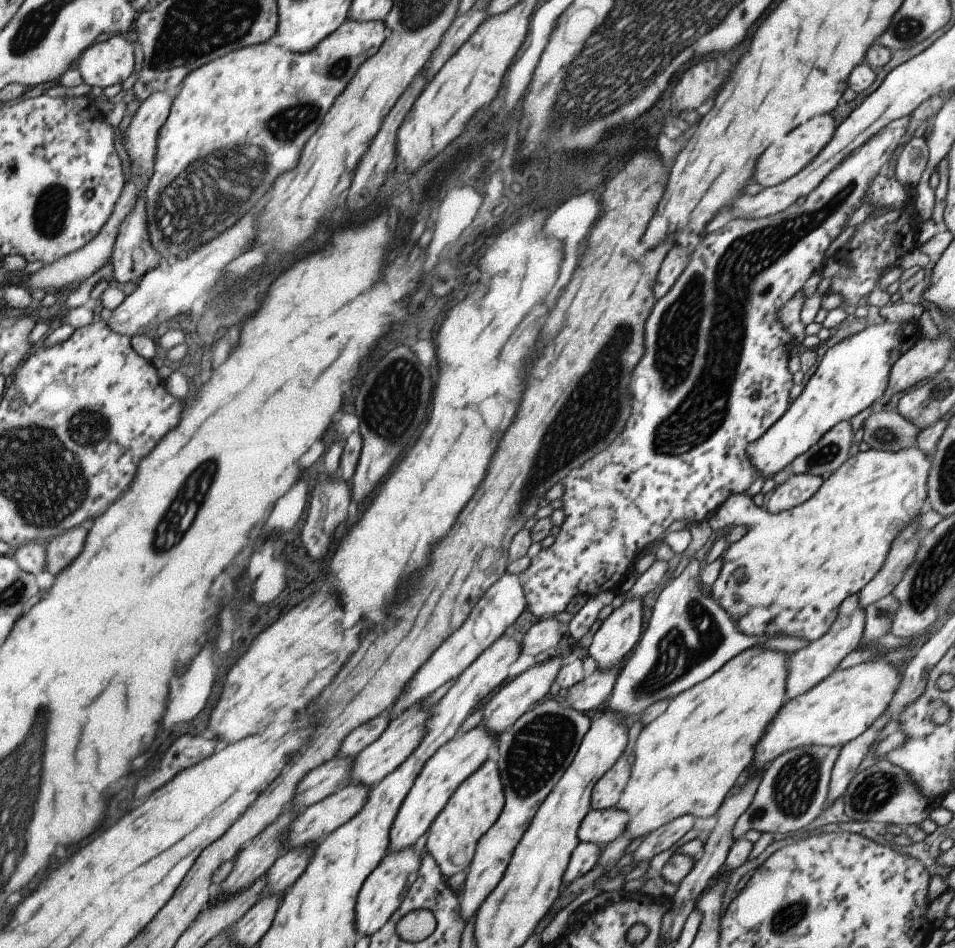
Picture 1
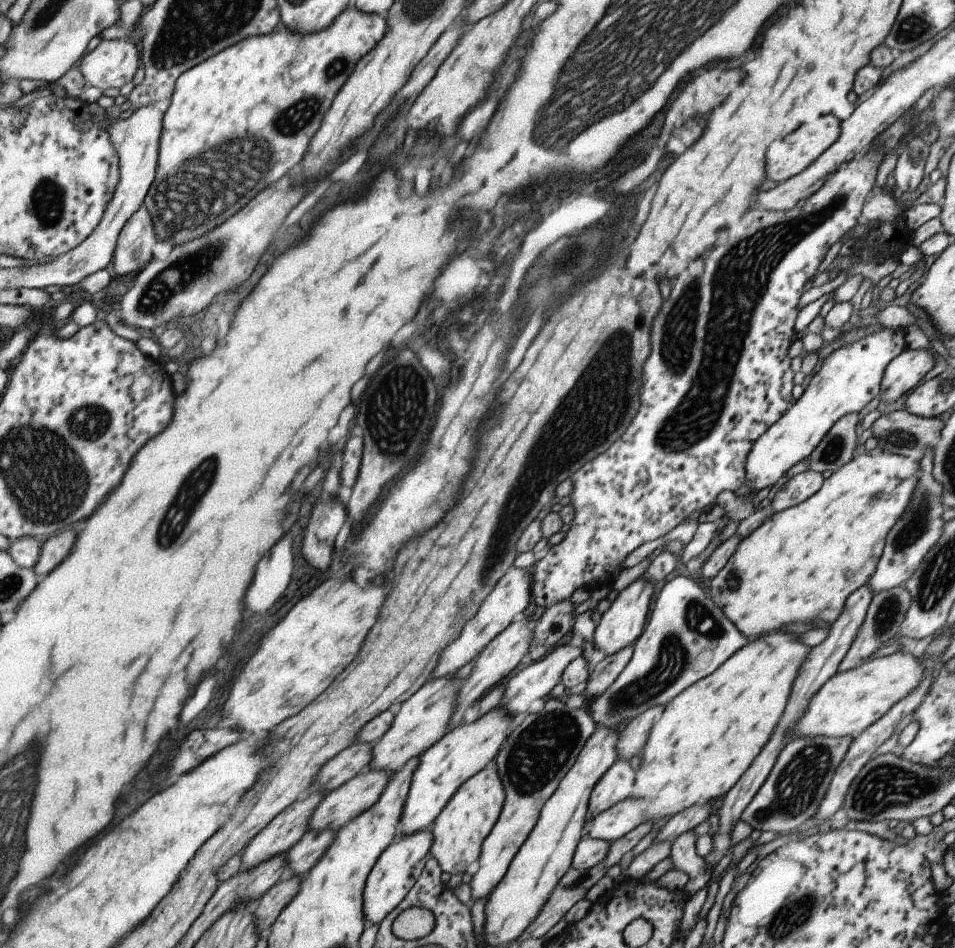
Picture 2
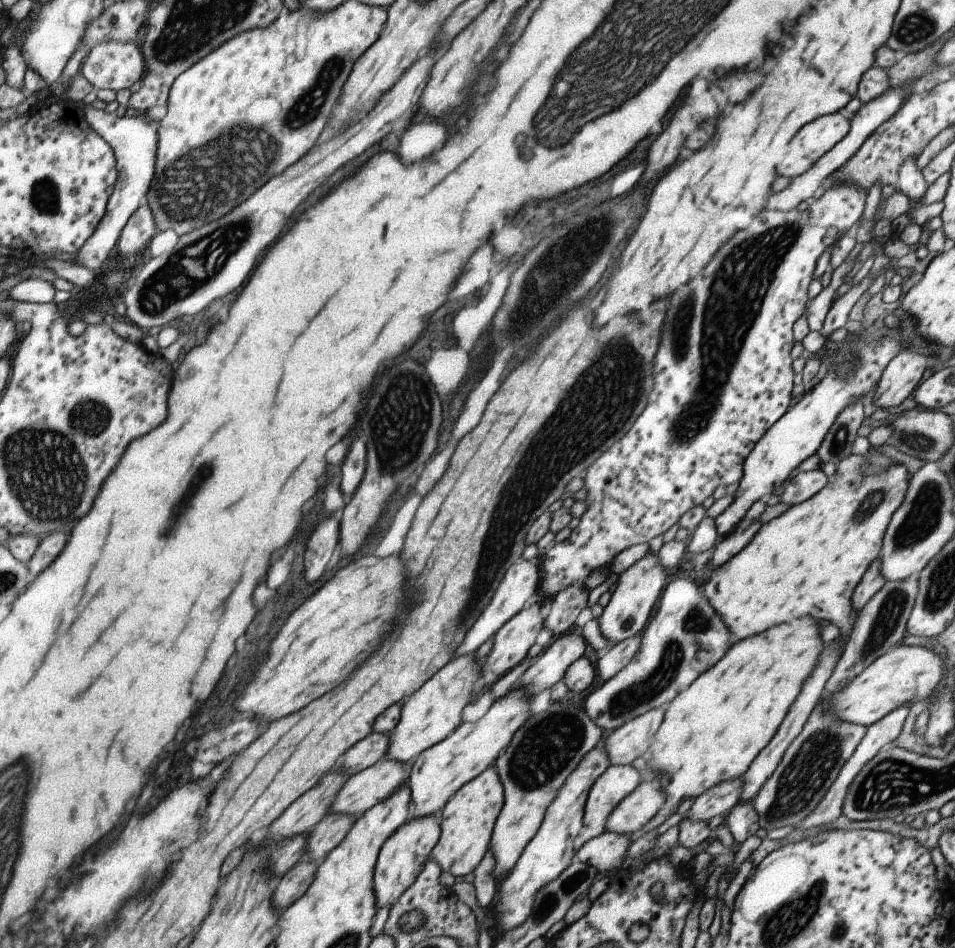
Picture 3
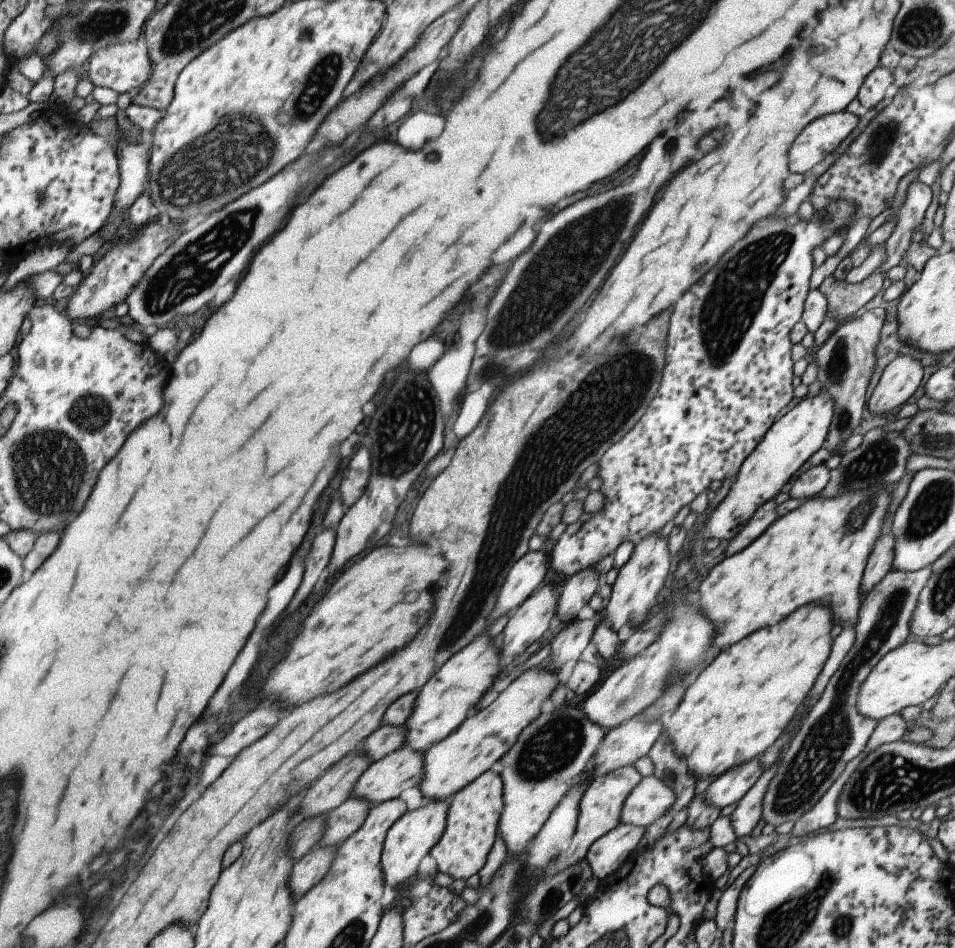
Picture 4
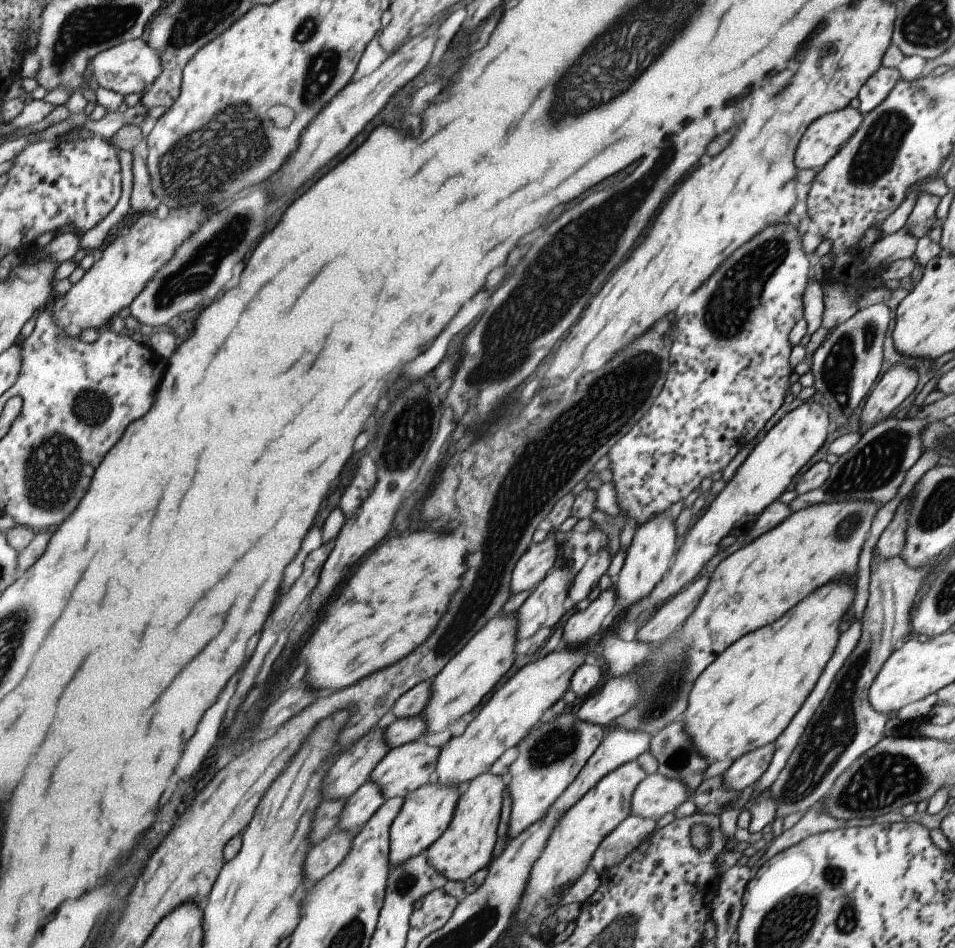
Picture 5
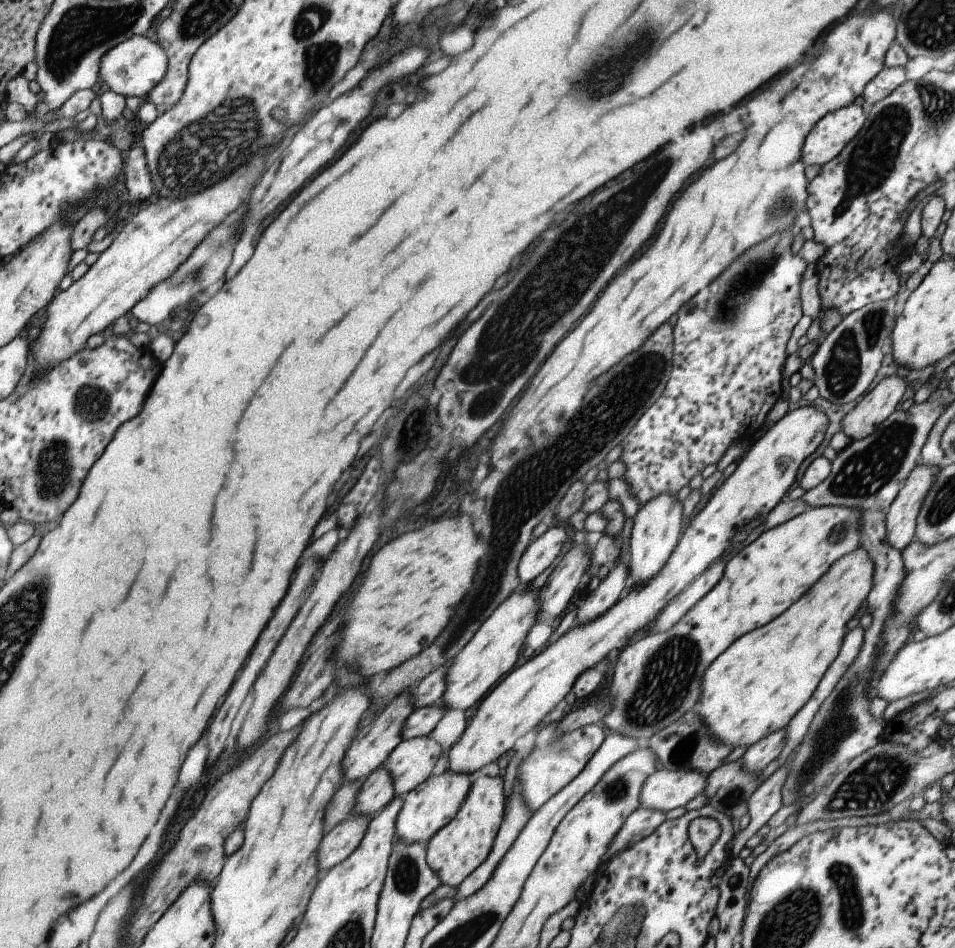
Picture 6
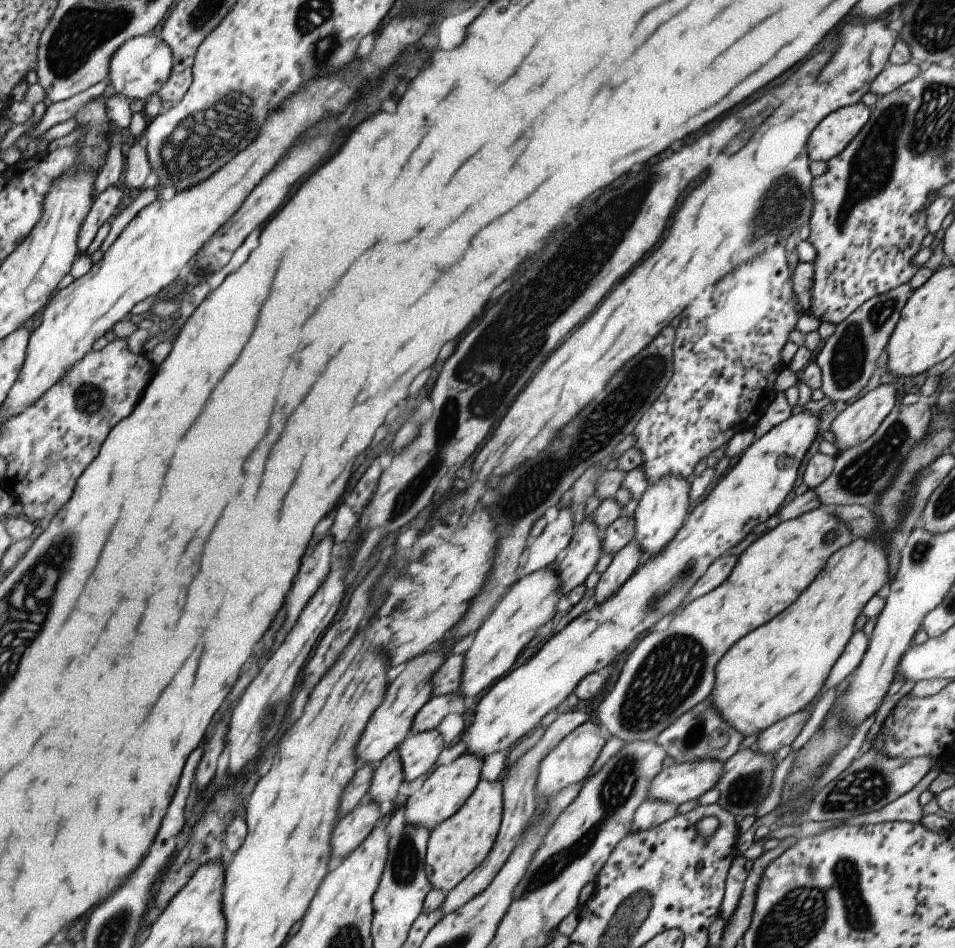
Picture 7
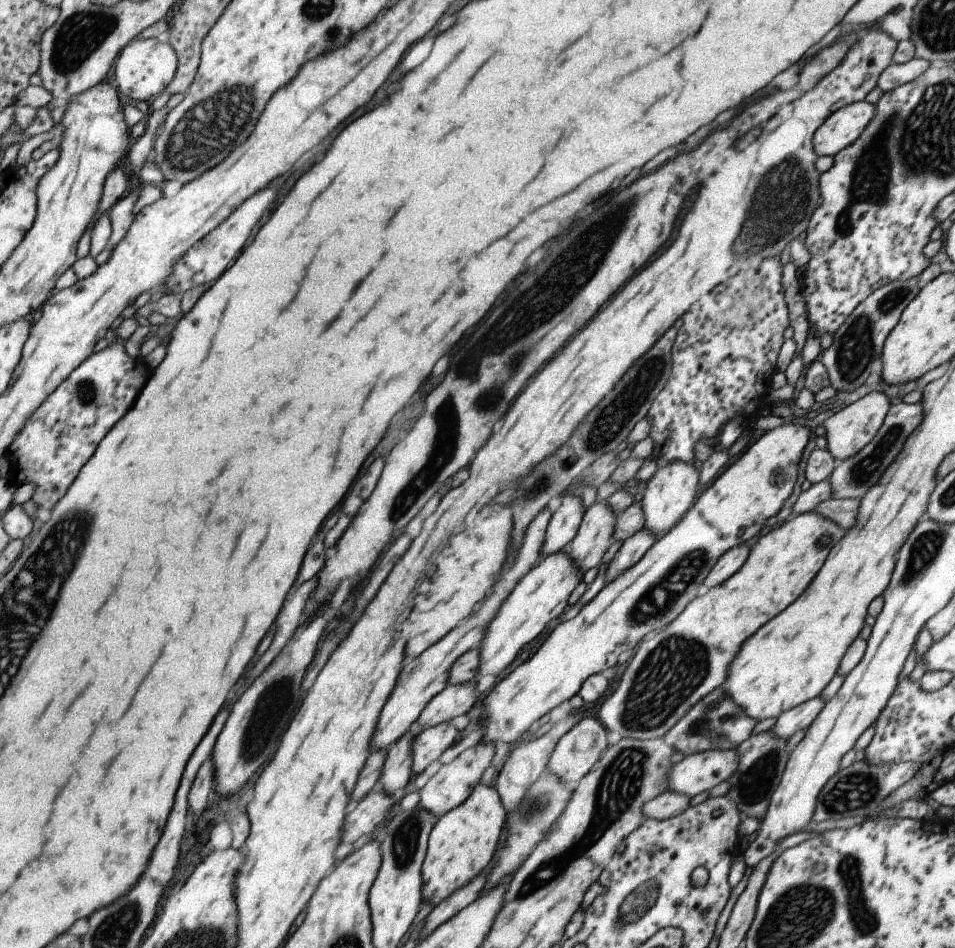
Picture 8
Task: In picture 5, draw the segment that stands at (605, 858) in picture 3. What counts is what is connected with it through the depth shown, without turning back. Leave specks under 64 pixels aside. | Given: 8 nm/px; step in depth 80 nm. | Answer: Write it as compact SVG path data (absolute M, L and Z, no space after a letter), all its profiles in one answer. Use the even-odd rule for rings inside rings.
M628 815L594 850L590 866L597 874L605 872L611 866L621 862L621 859L637 848L654 830L655 818L643 818L639 815Z

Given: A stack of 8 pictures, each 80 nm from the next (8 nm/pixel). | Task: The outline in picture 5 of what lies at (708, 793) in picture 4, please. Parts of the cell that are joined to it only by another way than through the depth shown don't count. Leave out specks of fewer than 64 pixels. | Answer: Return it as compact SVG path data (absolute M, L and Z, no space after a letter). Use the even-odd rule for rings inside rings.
M771 741L742 754L722 774L724 785L741 792L766 771L773 753L774 741Z

